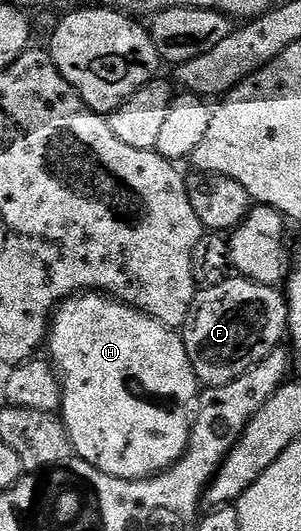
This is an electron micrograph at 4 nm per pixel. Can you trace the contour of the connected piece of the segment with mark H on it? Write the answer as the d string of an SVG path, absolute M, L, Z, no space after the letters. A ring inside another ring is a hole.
M82 292L74 297L66 298L57 307L49 328L47 339L48 357L52 365L59 371L61 379L61 409L59 417L65 423L69 439L73 444L73 453L80 461L99 468L107 476L116 478L151 478L168 470L184 456L189 448L189 440L193 436L193 419L199 406L199 383L197 374L193 371L191 360L187 356L185 339L176 329L165 326L159 320L142 314L127 302L119 302L116 298L100 292Z

